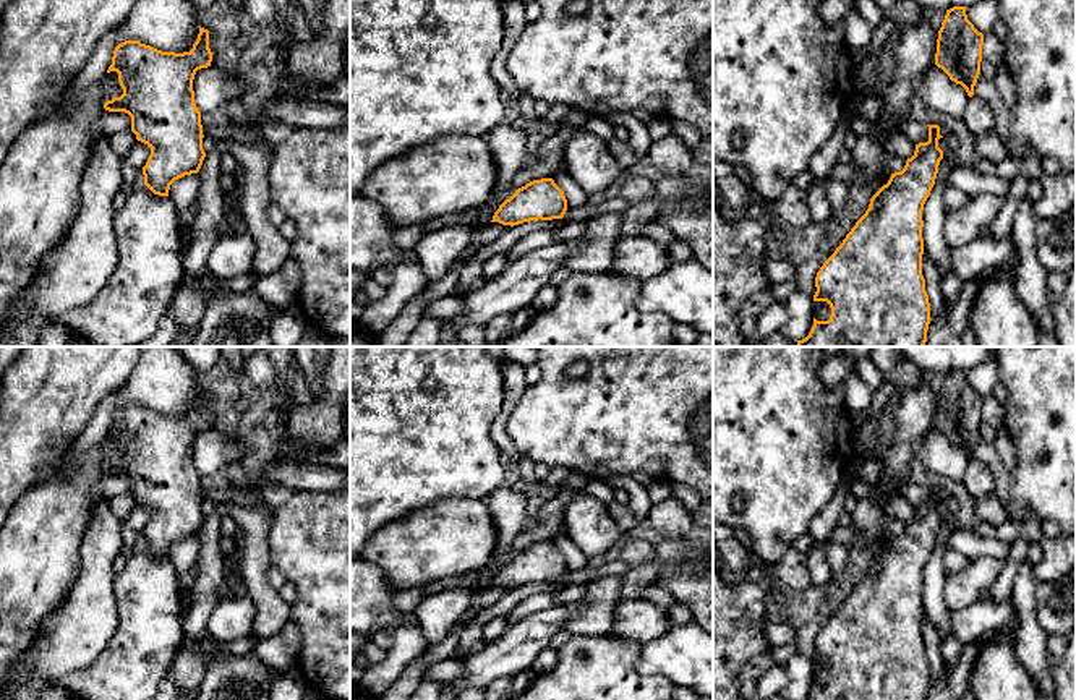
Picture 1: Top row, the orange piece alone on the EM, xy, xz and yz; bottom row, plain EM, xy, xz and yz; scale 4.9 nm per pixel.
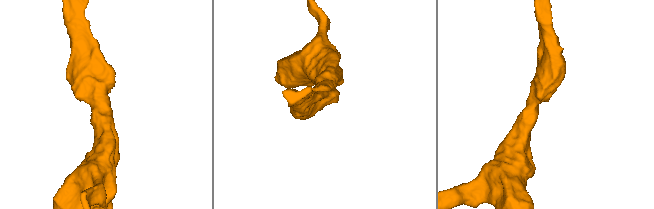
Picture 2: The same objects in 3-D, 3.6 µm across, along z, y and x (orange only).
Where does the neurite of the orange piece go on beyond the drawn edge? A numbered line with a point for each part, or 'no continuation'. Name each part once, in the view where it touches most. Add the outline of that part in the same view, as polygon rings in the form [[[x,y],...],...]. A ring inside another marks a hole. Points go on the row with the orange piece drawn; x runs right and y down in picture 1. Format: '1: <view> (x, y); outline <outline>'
no continuation

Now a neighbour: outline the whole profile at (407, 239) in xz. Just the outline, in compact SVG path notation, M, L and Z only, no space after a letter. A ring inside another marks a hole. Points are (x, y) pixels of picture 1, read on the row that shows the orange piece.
M426 224L400 227L395 230L394 245L400 250L415 250L418 241L426 235Z

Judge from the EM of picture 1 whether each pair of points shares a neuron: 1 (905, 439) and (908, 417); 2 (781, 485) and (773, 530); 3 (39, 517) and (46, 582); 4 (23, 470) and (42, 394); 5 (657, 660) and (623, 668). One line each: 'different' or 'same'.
1: same
2: same
3: same
4: same
5: different

